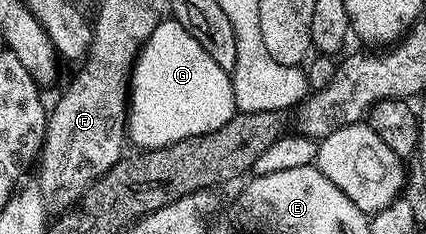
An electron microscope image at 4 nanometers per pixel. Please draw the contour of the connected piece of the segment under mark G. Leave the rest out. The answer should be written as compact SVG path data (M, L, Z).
M164 18L132 67L127 135L141 149L167 148L182 139L216 131L238 112L232 77L194 42L178 21Z

